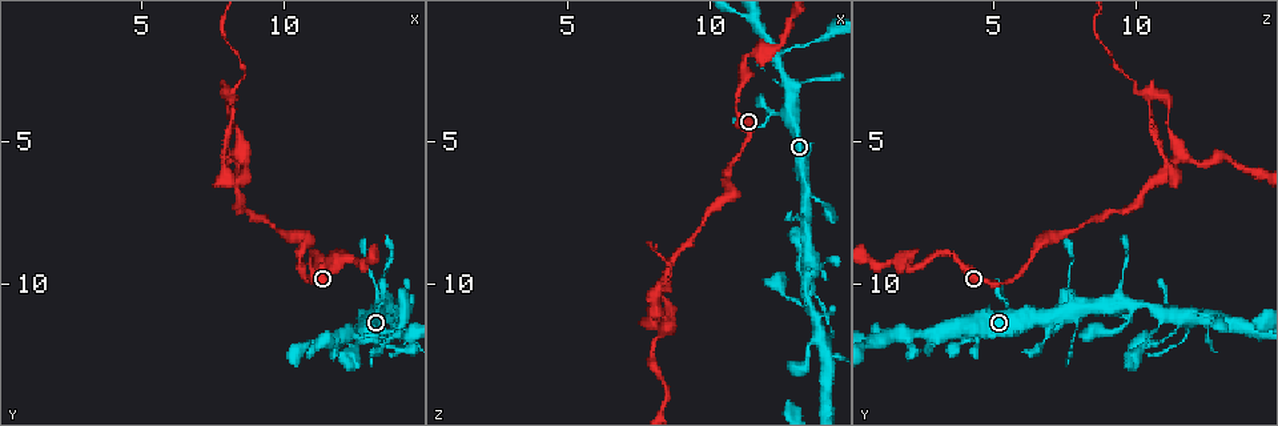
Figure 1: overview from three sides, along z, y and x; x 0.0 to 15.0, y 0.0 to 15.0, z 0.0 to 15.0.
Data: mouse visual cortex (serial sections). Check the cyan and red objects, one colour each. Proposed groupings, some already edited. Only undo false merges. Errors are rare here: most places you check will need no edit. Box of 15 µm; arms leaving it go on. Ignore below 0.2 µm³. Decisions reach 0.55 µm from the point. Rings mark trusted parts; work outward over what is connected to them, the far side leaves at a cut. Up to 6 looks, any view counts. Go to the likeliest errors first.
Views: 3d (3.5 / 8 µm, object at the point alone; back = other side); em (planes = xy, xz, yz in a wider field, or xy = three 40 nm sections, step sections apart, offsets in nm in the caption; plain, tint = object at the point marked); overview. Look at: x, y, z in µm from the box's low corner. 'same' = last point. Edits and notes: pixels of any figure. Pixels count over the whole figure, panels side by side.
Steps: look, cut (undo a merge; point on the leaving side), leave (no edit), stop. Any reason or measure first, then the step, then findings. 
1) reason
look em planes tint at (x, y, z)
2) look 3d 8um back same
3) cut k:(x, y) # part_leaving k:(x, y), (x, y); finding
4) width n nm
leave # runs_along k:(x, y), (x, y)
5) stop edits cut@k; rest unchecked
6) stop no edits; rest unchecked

arms part here
look 3d 3.5um at (12.3, 11.8, 1.9)

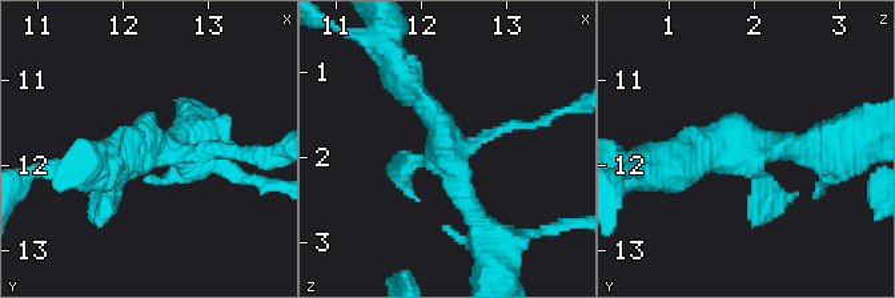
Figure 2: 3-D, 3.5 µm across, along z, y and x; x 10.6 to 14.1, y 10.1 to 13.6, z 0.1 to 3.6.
look em xy step 5 tint at (12.30, 11.70, 1.85)

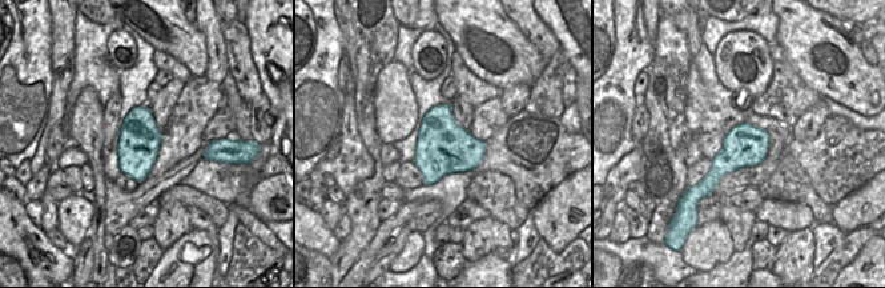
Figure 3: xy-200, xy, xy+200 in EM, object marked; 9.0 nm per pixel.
leave # runs_along 2:(481, 224), (436, 117), (402, 80); one cell here

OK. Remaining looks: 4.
abrupt turn
look 3d 3.5um at (10.8, 8.5, 6.7)

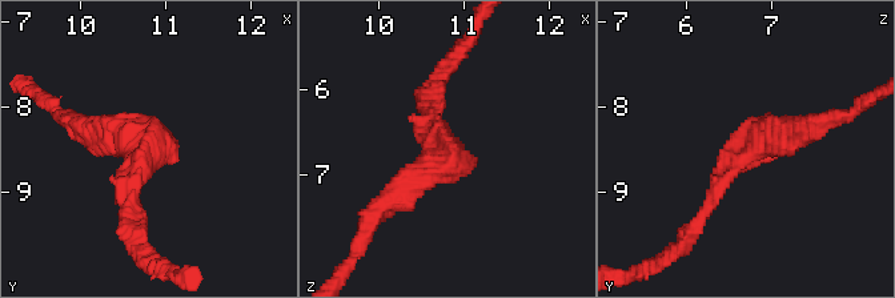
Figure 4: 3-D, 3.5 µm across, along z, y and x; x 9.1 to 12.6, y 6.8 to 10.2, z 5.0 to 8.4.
arm_widths 200, 350 nm
look em xy step 5 tint at (10.85, 8.45, 6.75)

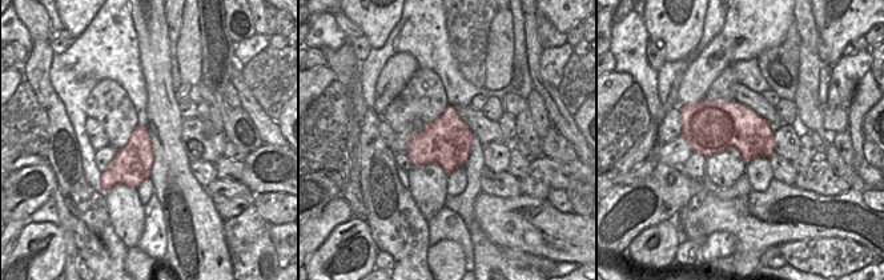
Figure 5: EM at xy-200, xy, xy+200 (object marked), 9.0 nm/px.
leave # runs_along 4:(701, 216), (766, 129), (803, 129); continuous, no second cell

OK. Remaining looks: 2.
stop no edits; rest unchecked

